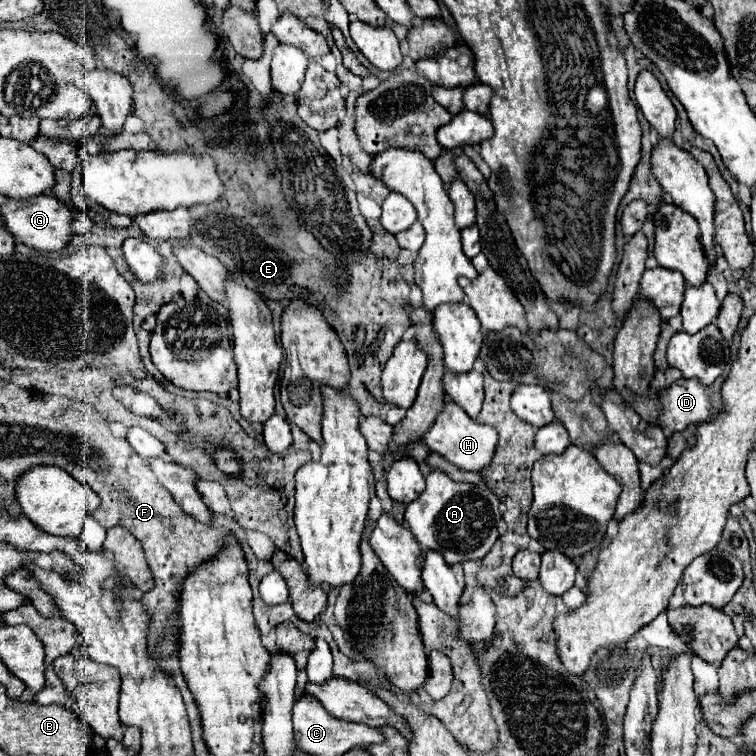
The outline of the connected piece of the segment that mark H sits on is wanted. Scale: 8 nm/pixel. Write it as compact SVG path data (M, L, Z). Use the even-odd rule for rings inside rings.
M445 400L443 410L435 418L435 424L431 426L431 430L427 430L423 434L423 440L431 452L445 456L449 462L461 466L463 470L481 472L491 462L491 456L493 456L493 450L497 444L497 432L491 426L477 424L451 400Z

